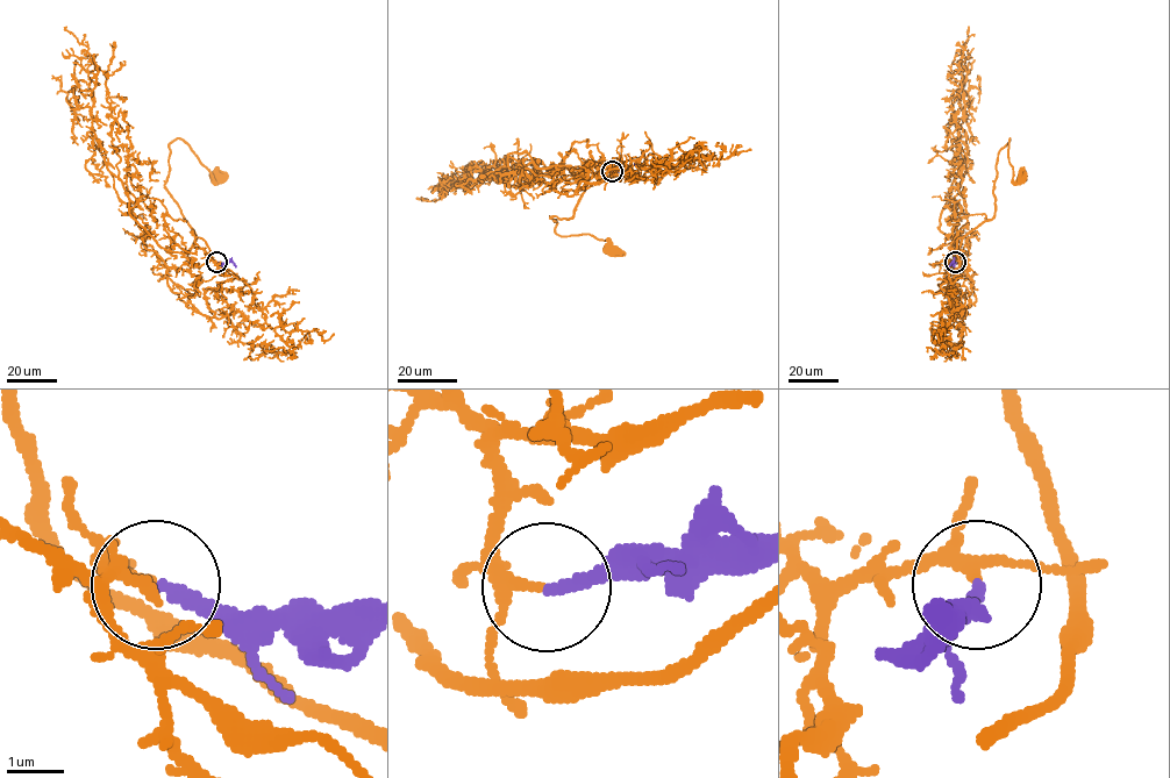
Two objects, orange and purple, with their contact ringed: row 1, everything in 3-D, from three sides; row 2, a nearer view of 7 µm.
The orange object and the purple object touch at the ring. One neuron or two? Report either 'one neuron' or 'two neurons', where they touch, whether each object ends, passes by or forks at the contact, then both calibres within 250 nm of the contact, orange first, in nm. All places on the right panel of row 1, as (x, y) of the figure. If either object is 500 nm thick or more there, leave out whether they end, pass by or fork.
one neuron | (955, 262) | orange passes by | purple ends | 130/200 nm

